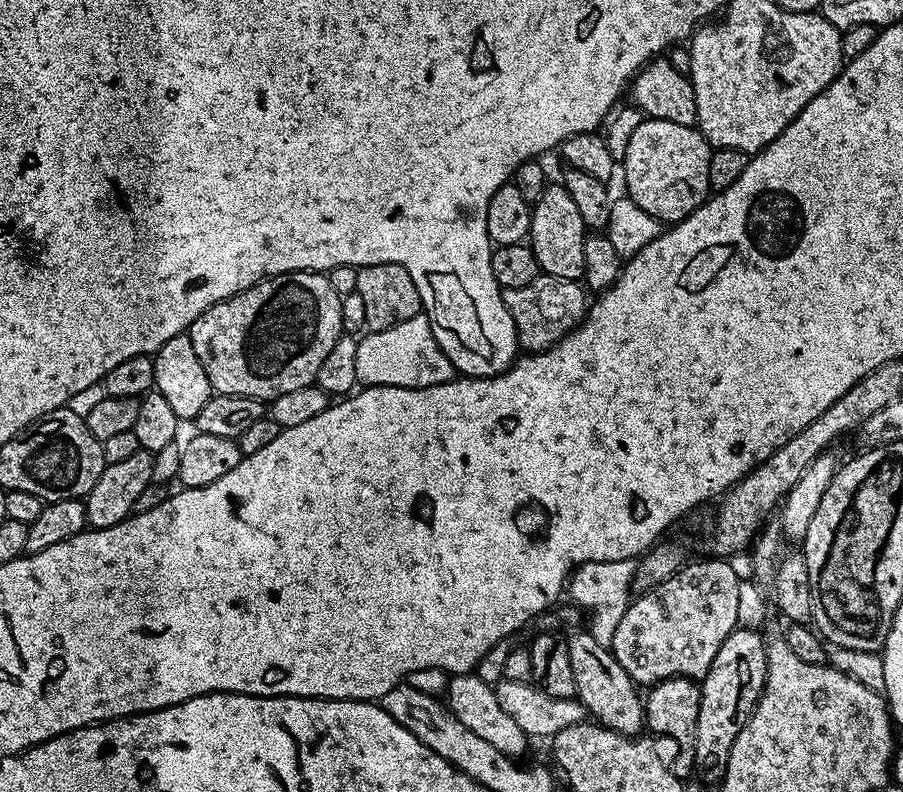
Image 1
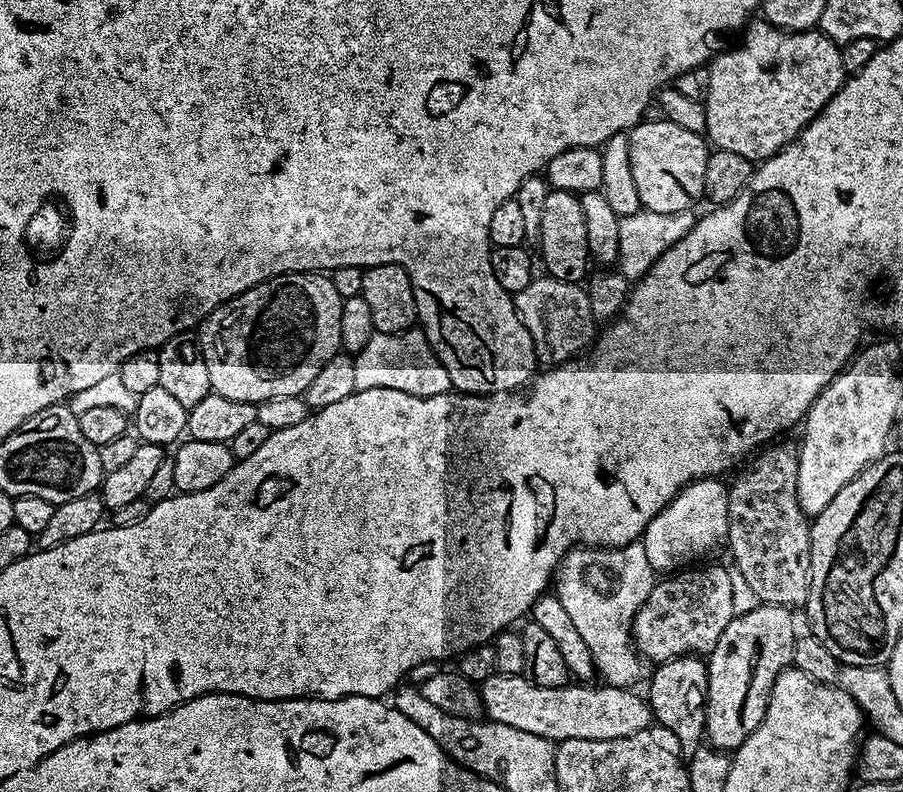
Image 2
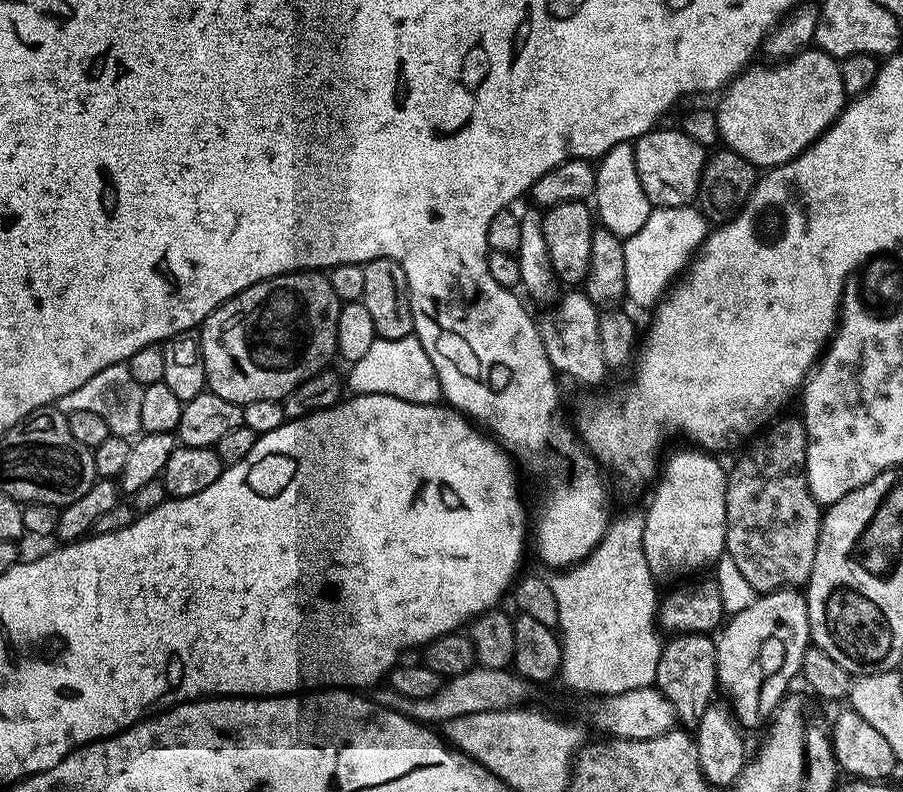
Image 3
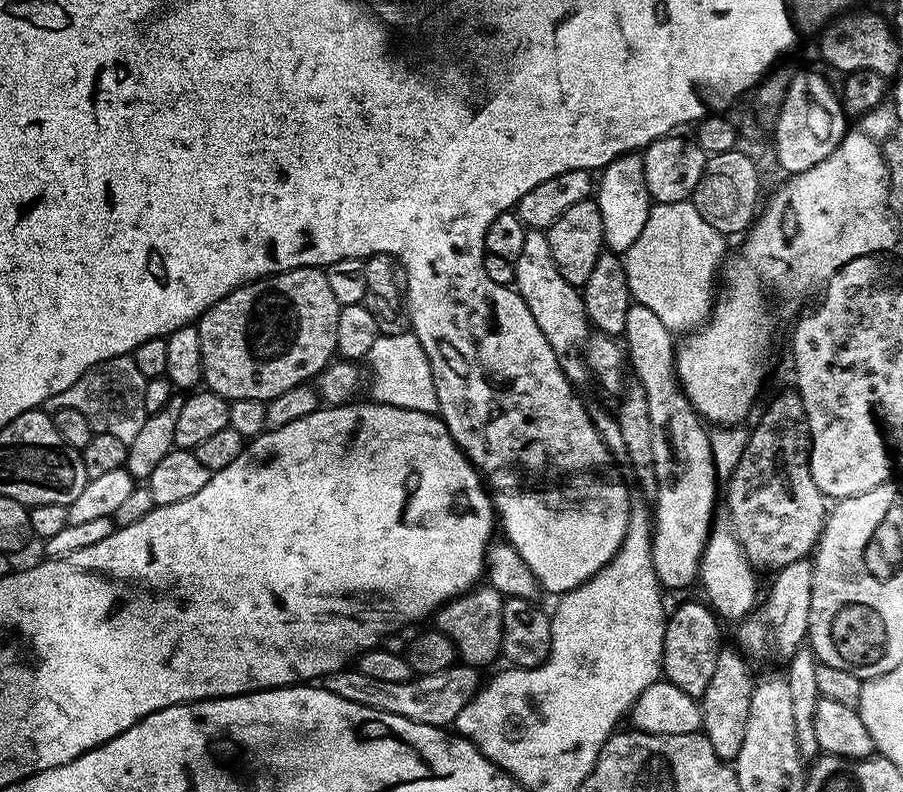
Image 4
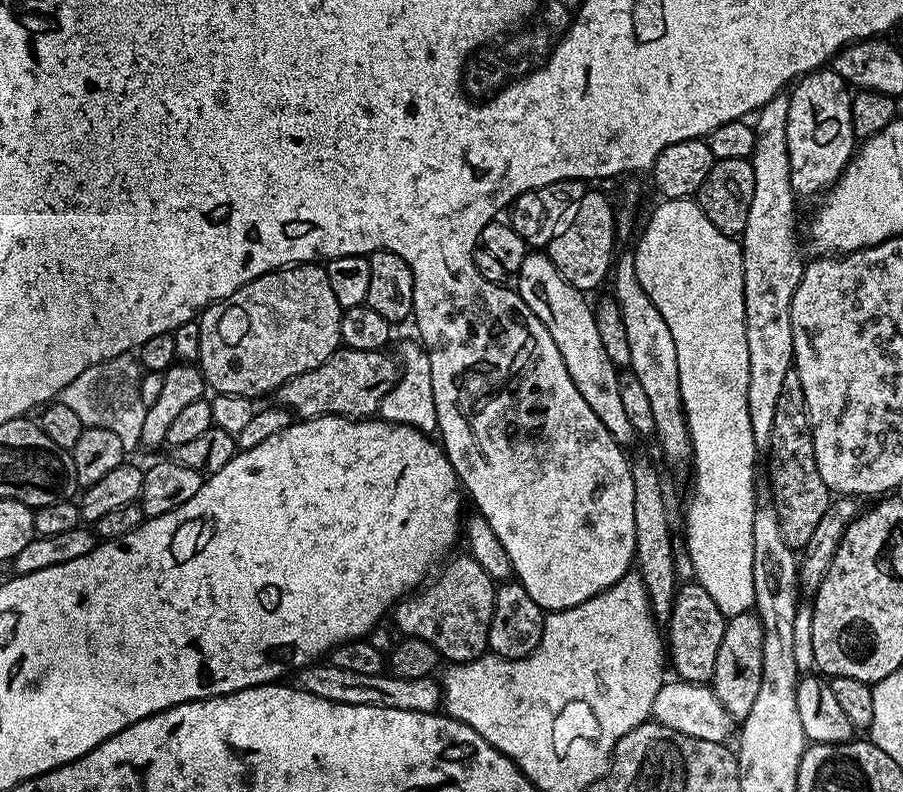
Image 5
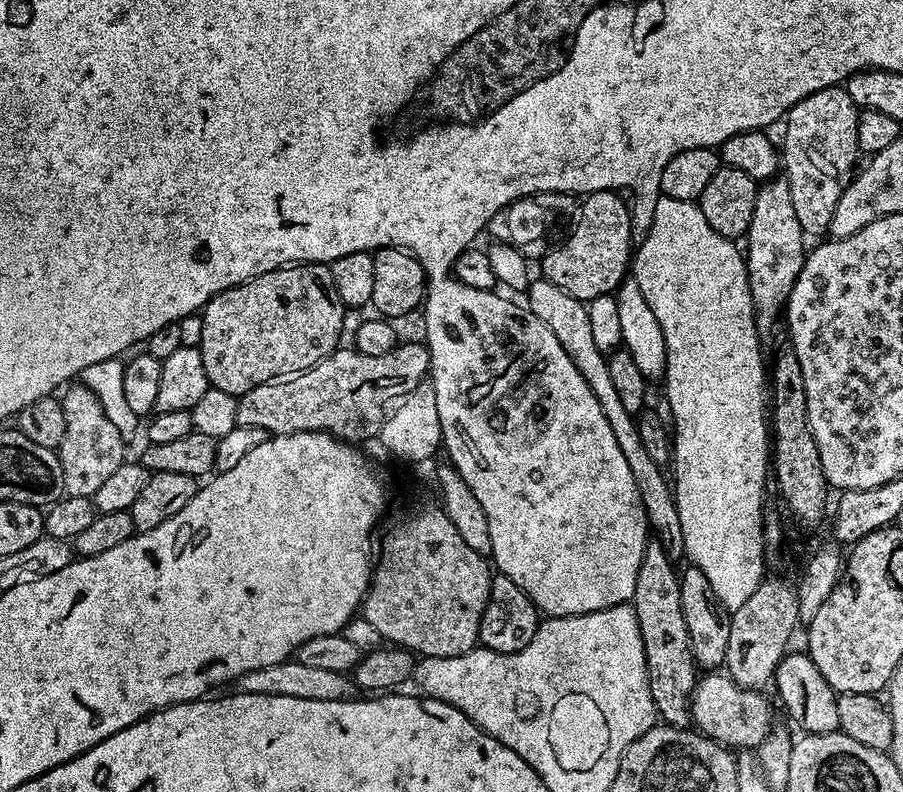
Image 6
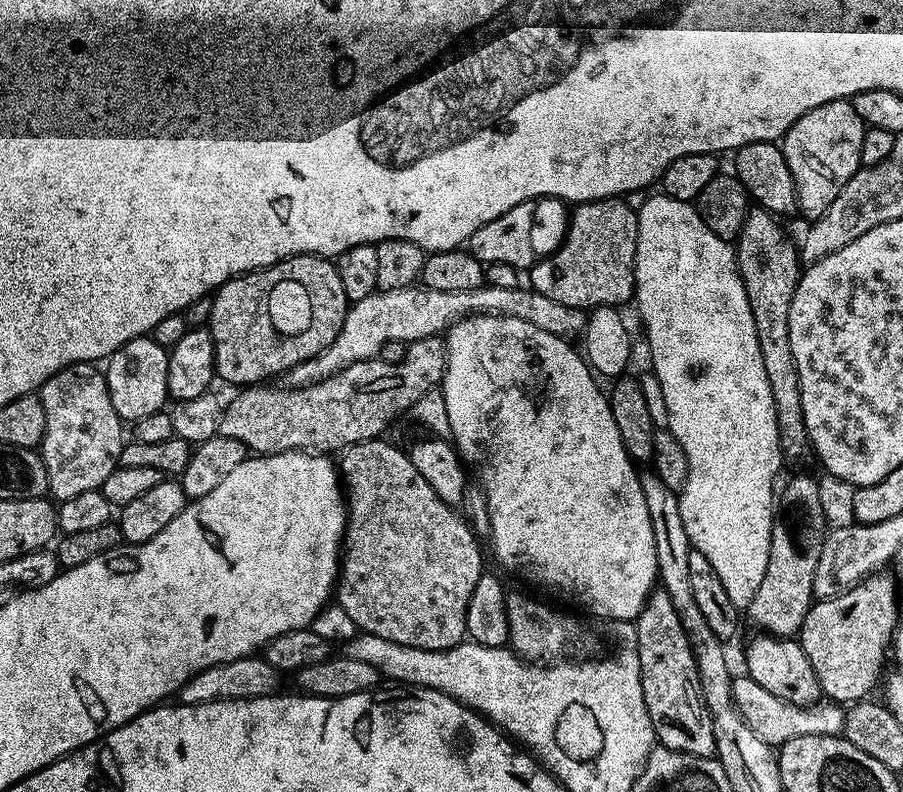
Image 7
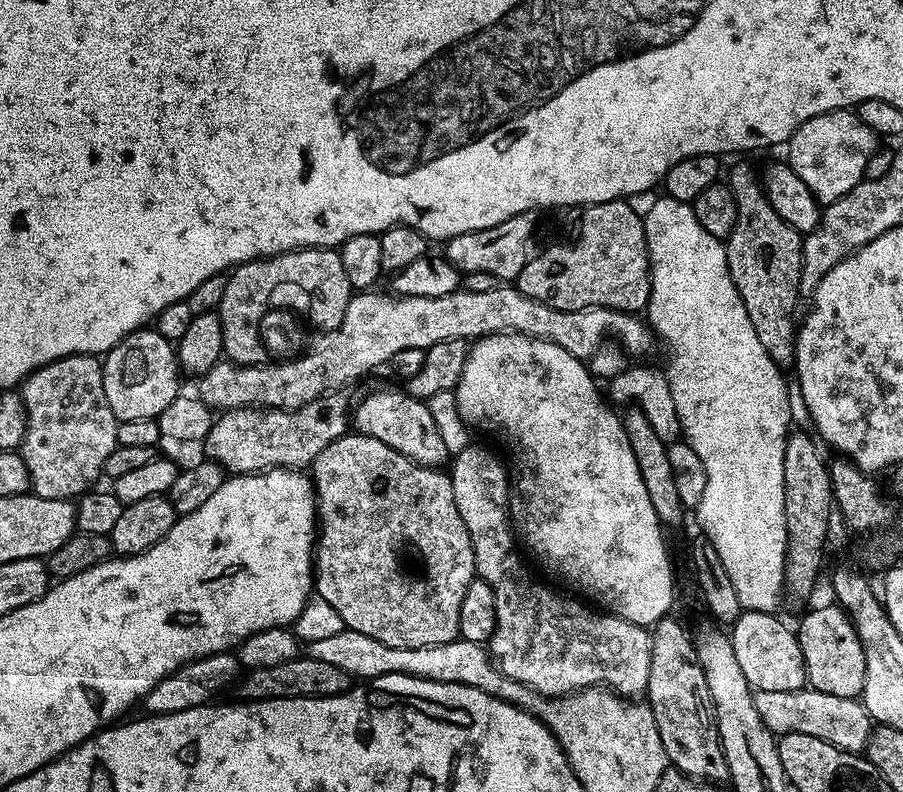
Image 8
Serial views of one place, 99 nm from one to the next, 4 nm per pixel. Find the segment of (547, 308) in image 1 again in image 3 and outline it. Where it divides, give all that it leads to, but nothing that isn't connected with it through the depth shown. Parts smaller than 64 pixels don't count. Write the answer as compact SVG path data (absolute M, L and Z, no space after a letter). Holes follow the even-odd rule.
M568 290L556 303L547 309L544 317L539 317L538 327L542 346L546 346L546 358L561 377L569 376L580 384L600 384L609 375L606 362L602 358L602 341L598 338L598 306L582 290Z

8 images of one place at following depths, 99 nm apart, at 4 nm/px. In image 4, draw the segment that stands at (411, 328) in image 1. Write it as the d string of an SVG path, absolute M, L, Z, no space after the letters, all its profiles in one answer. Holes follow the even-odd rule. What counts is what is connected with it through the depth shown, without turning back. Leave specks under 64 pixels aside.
M409 330L393 336L379 335L366 357L366 368L367 364L372 371L371 399L375 403L398 406L402 410L439 413L438 390L434 386L432 367L415 332Z

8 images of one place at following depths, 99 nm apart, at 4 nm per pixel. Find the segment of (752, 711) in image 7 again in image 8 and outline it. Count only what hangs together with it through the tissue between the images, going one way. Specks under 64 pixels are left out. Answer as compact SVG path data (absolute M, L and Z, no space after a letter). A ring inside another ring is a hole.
M811 686L798 690L753 691L752 697L754 706L758 706L758 714L762 714L762 722L774 734L810 734L814 738L822 738L827 744L838 746L844 752L857 754L863 753L868 747L874 721L859 699L822 694Z

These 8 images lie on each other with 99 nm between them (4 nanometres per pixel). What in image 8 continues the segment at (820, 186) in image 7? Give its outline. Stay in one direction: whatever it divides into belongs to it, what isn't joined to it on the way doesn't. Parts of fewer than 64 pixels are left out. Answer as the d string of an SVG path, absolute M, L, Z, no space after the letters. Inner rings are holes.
M839 108L826 114L818 114L794 130L786 145L787 164L794 174L810 186L814 198L822 206L827 206L842 198L854 186L865 179L866 162L876 153L878 137L866 122L857 118L855 111Z

